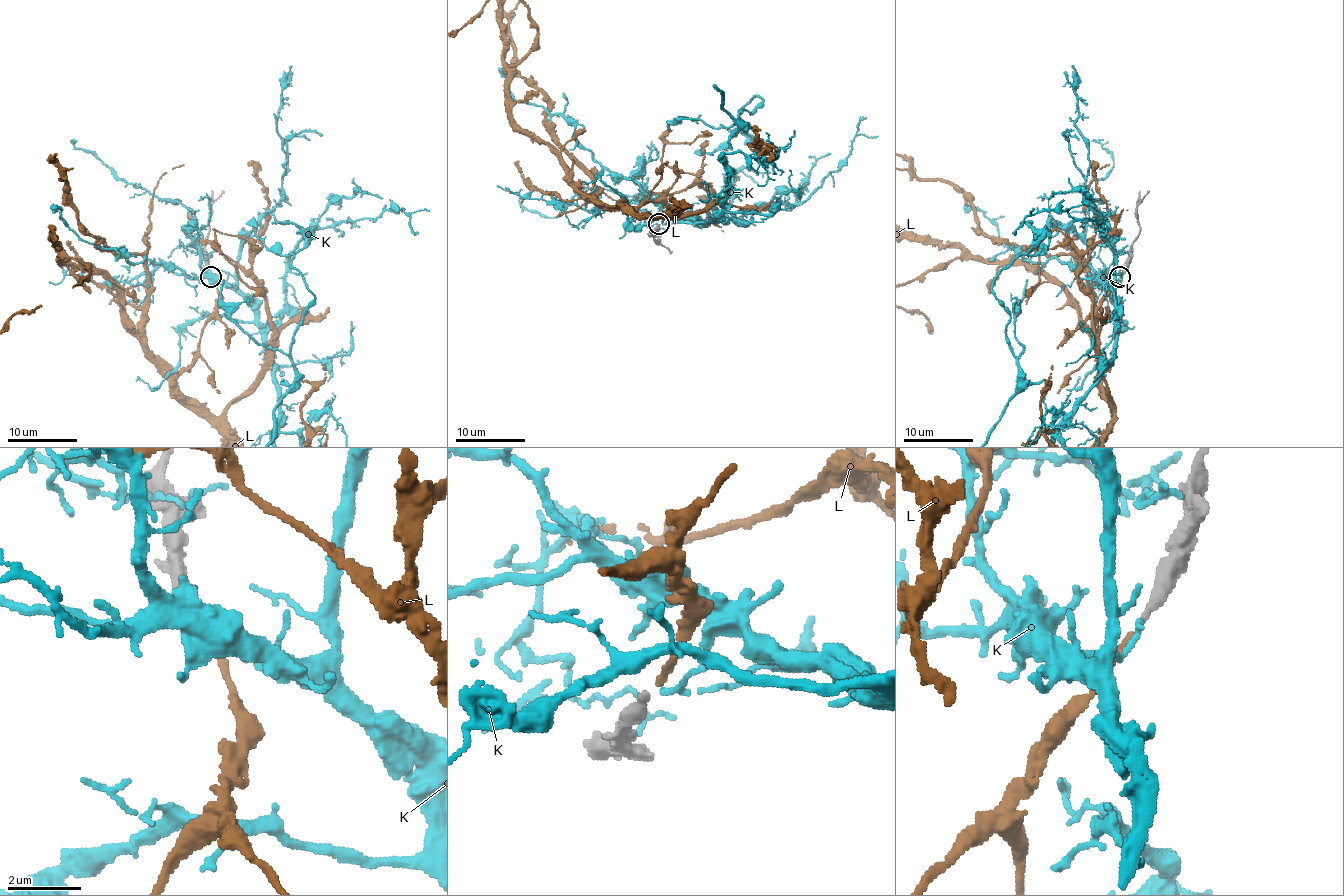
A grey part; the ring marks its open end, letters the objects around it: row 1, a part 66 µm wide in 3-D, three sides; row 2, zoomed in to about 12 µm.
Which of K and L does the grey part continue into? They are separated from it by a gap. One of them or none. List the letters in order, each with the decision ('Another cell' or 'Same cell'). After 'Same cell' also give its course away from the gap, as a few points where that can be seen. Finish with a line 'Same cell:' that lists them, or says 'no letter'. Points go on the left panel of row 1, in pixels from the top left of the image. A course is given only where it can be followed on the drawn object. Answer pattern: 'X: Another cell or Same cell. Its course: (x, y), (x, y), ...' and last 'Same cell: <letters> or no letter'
K: Another cell
L: Same cell
Same cell: L

